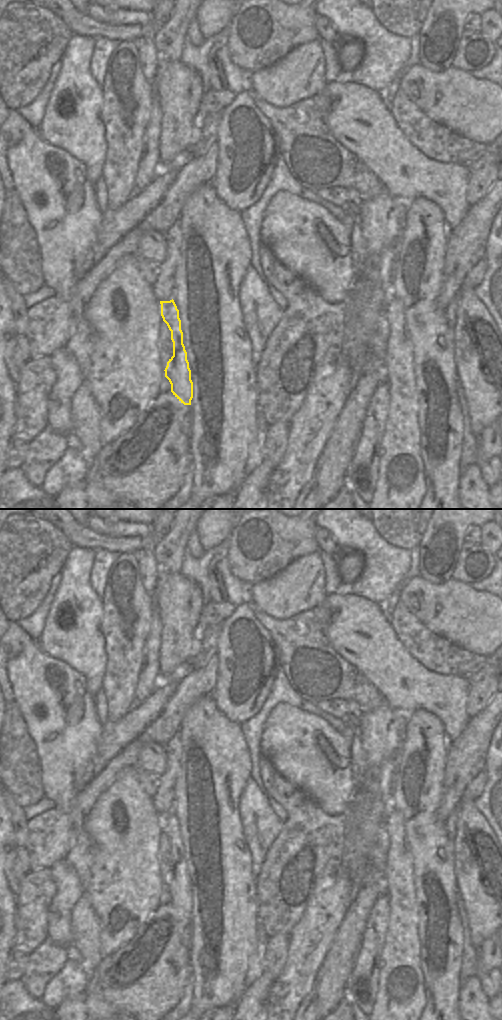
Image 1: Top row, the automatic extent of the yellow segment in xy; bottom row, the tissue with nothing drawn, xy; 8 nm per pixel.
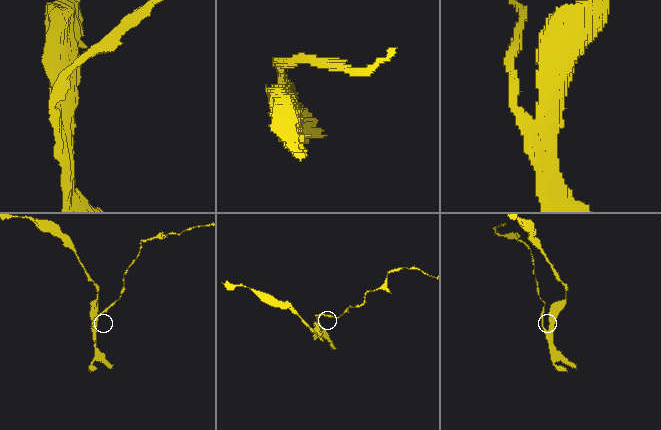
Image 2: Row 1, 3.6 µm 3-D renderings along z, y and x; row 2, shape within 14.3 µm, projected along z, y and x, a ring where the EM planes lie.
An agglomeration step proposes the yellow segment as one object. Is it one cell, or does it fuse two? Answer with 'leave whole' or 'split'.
split

